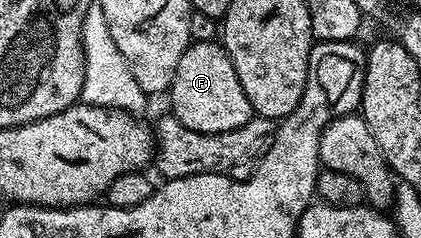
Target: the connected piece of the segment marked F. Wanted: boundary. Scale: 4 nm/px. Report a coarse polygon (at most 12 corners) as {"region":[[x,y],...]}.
{"region":[[193,42],[167,91],[172,117],[204,134],[254,117],[229,53]]}

